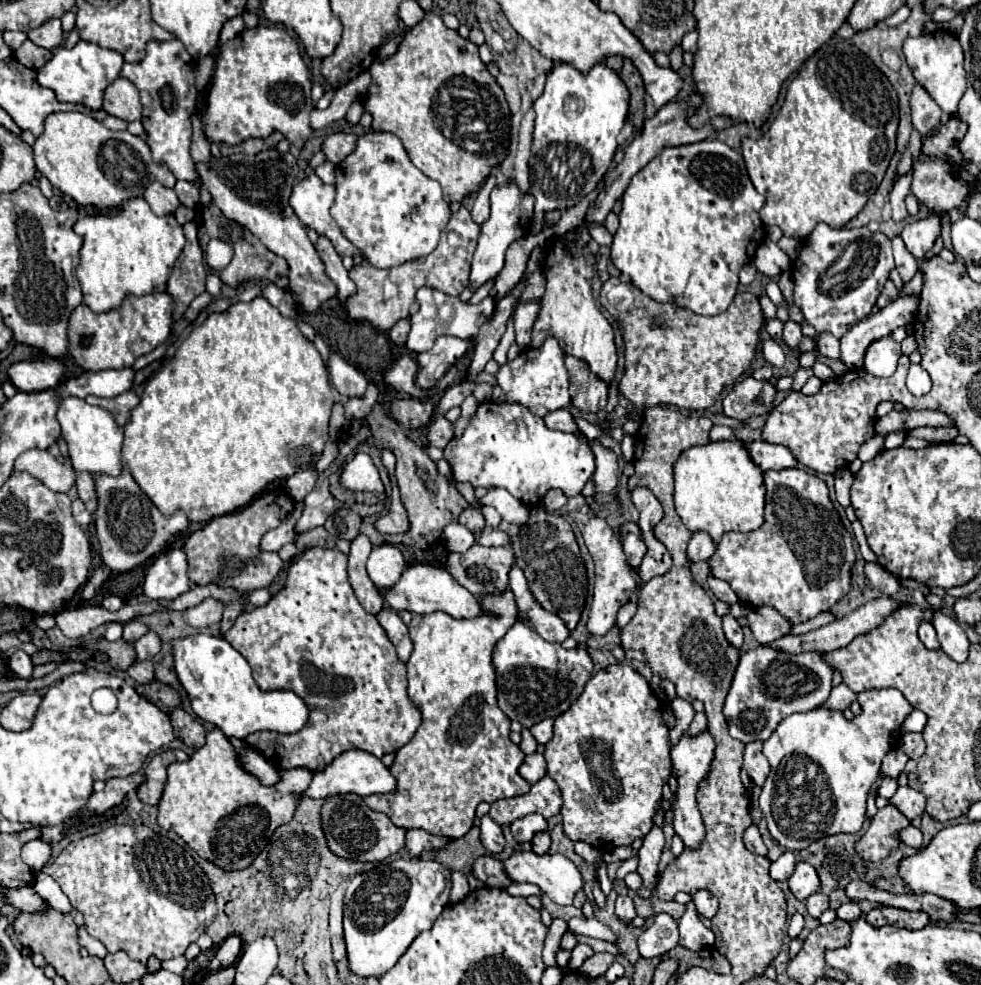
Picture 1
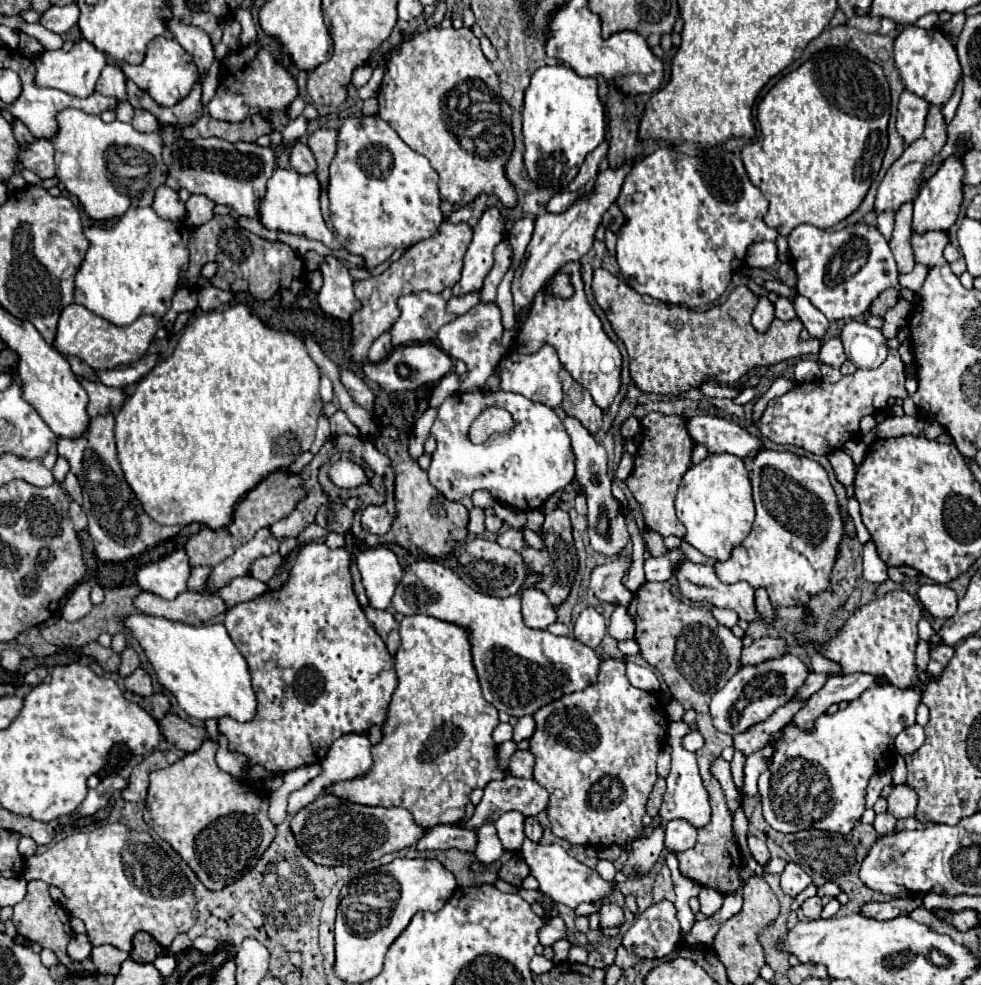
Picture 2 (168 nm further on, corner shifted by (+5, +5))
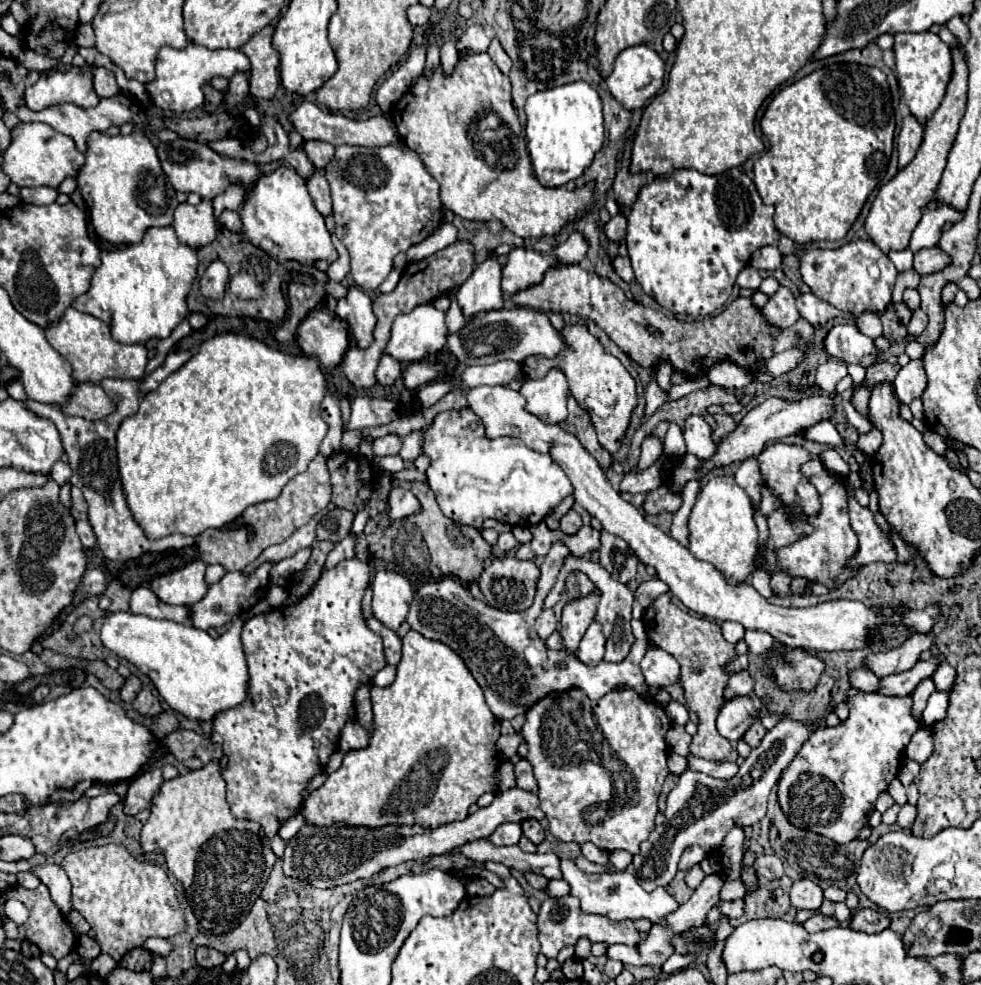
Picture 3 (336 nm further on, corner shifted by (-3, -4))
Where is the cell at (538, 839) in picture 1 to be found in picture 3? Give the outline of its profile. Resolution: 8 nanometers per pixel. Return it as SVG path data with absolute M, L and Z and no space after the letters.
M525 820L521 824L521 828L523 828L523 836L529 838L533 844L541 844L545 840L543 828L541 828L541 824L537 820Z

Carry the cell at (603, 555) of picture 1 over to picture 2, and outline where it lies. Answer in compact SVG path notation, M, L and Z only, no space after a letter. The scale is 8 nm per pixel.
M593 607L583 609L581 615L575 621L573 637L579 643L595 649L601 643L601 639L603 639L605 633L607 633L607 627L605 627L605 619L601 617L601 613L597 613Z

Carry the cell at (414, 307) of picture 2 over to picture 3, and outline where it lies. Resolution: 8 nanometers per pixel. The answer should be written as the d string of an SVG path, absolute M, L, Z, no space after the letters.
M423 304L413 308L407 314L401 314L395 318L391 328L391 340L385 348L385 352L399 362L417 362L427 356L435 356L447 342L447 326L445 326L445 312L435 308L433 304Z

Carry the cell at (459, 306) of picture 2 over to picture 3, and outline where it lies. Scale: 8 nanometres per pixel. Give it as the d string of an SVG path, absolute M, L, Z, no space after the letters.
M455 290L449 292L449 298L451 298L451 308L447 310L447 328L449 328L449 334L453 334L453 332L461 330L471 318L463 316L461 308L457 306L457 302L455 302Z

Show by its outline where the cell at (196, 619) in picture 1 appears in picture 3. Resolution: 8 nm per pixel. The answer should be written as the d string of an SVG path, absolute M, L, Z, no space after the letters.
M149 588L133 590L131 612L143 614L143 616L149 616L149 618L159 618L159 620L173 620L173 622L179 622L179 624L191 620L191 610L187 606L165 604Z

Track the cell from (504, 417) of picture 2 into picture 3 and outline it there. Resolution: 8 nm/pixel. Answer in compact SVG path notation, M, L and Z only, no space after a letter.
M475 386L467 392L467 402L469 408L483 420L489 440L499 436L513 436L521 438L529 448L537 452L551 450L553 460L563 468L575 488L575 502L581 504L591 516L595 516L607 532L621 536L643 564L649 564L657 570L657 576L669 586L673 596L677 596L689 610L697 612L699 616L707 616L719 622L733 620L743 624L747 630L769 632L783 646L805 648L811 652L863 648L867 644L867 634L883 622L897 622L915 632L931 632L931 628L937 624L937 618L941 616L937 604L929 604L923 610L895 608L887 614L879 614L877 608L867 608L863 602L857 600L829 600L811 608L773 606L749 582L729 584L725 574L713 568L713 564L697 560L677 540L647 522L645 516L631 502L623 500L623 496L613 490L611 482L605 476L605 470L573 434L565 432L561 426L549 426L537 416L523 410L525 398L519 392L507 386Z

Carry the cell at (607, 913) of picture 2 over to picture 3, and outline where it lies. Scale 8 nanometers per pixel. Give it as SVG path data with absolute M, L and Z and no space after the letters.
M563 896L563 898L547 898L541 902L541 912L539 912L539 942L541 942L541 954L547 958L555 958L563 946L577 944L579 938L587 936L591 942L605 942L605 944L627 944L635 946L639 942L639 932L635 930L631 920L621 920L613 922L607 916L597 916L597 914L583 914L579 908L579 900L573 896Z

